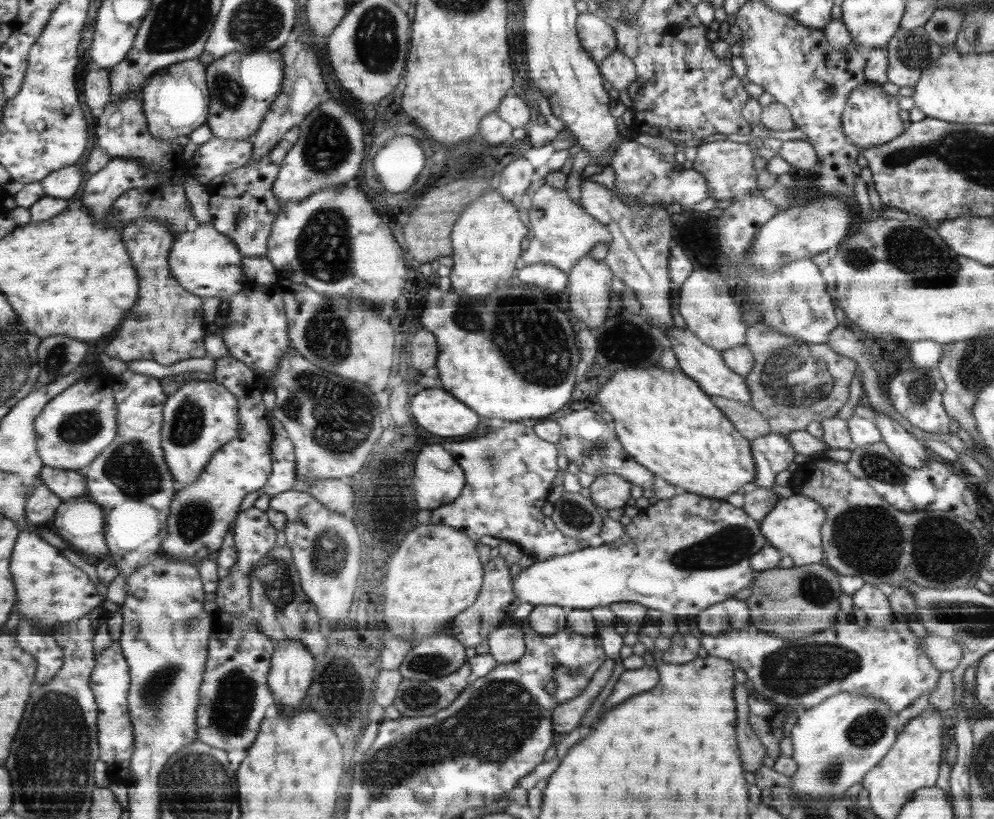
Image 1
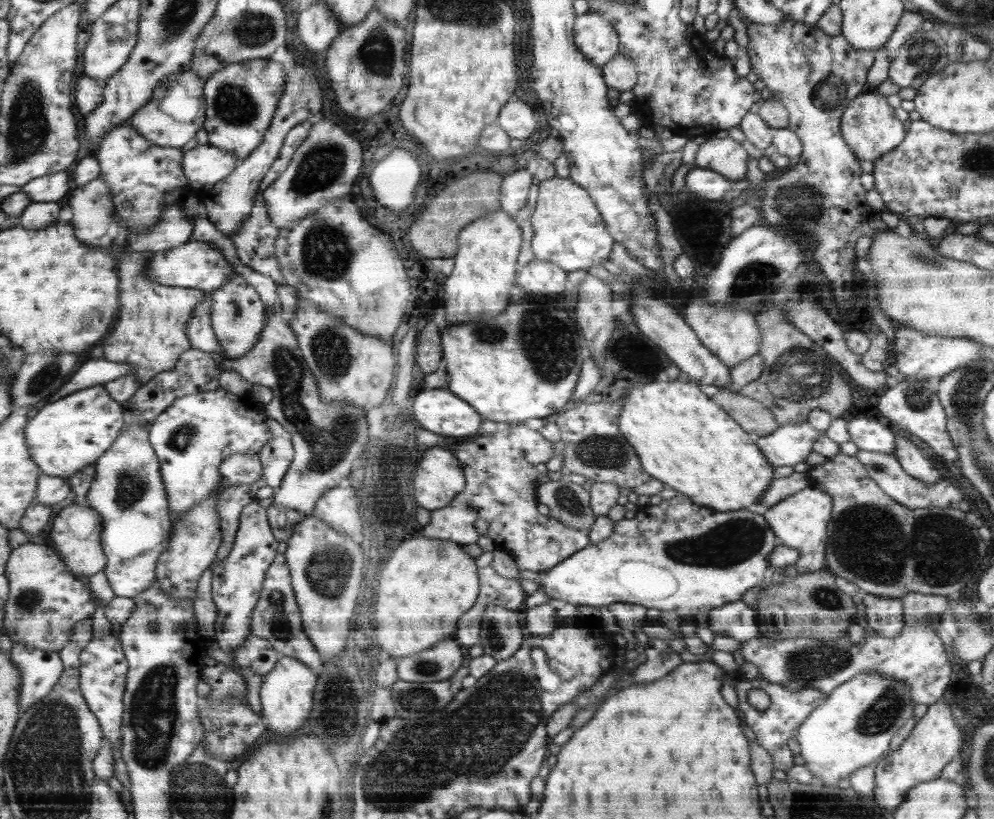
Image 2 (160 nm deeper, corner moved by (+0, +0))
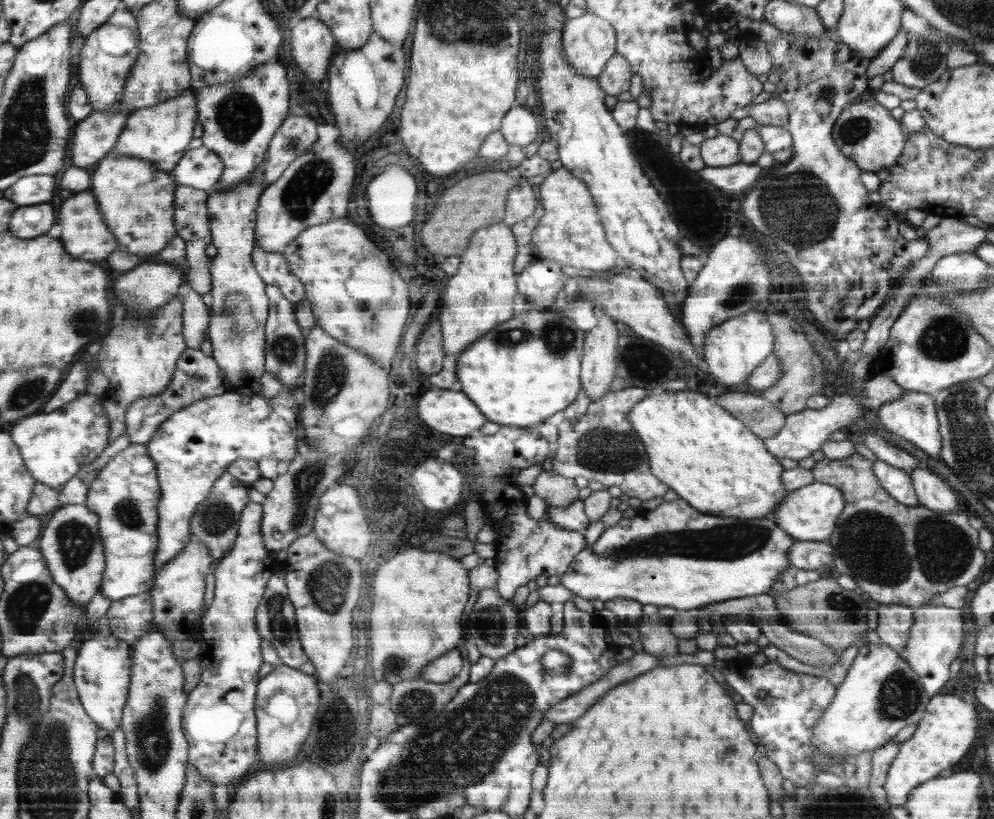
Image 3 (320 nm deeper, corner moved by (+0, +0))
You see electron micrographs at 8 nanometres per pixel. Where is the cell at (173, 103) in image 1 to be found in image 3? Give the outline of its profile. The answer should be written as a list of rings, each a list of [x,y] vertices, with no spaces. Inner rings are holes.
[[[186,90],[186,93],[146,109],[136,109],[129,116],[128,124],[122,129],[117,145],[111,150],[115,154],[141,158],[160,170],[171,172],[186,152],[192,136],[192,128],[198,124],[196,110],[196,90]]]

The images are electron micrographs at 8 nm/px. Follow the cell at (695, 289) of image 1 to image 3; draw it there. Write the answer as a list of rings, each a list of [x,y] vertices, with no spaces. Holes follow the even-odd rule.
[[[759,311],[730,318],[712,327],[710,333],[704,337],[706,371],[722,386],[747,384],[755,369],[758,369],[765,358],[773,353],[775,340],[772,328],[764,313]]]

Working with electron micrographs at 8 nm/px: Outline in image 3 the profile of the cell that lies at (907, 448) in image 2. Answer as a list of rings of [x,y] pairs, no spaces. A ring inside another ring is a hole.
[[[919,465],[911,472],[913,486],[916,488],[920,504],[938,512],[956,512],[956,494],[940,476],[932,474],[924,465]]]

